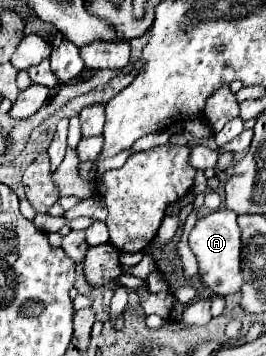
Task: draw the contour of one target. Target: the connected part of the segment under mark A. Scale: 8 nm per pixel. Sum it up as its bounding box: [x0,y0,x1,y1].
[189,209,243,297]

